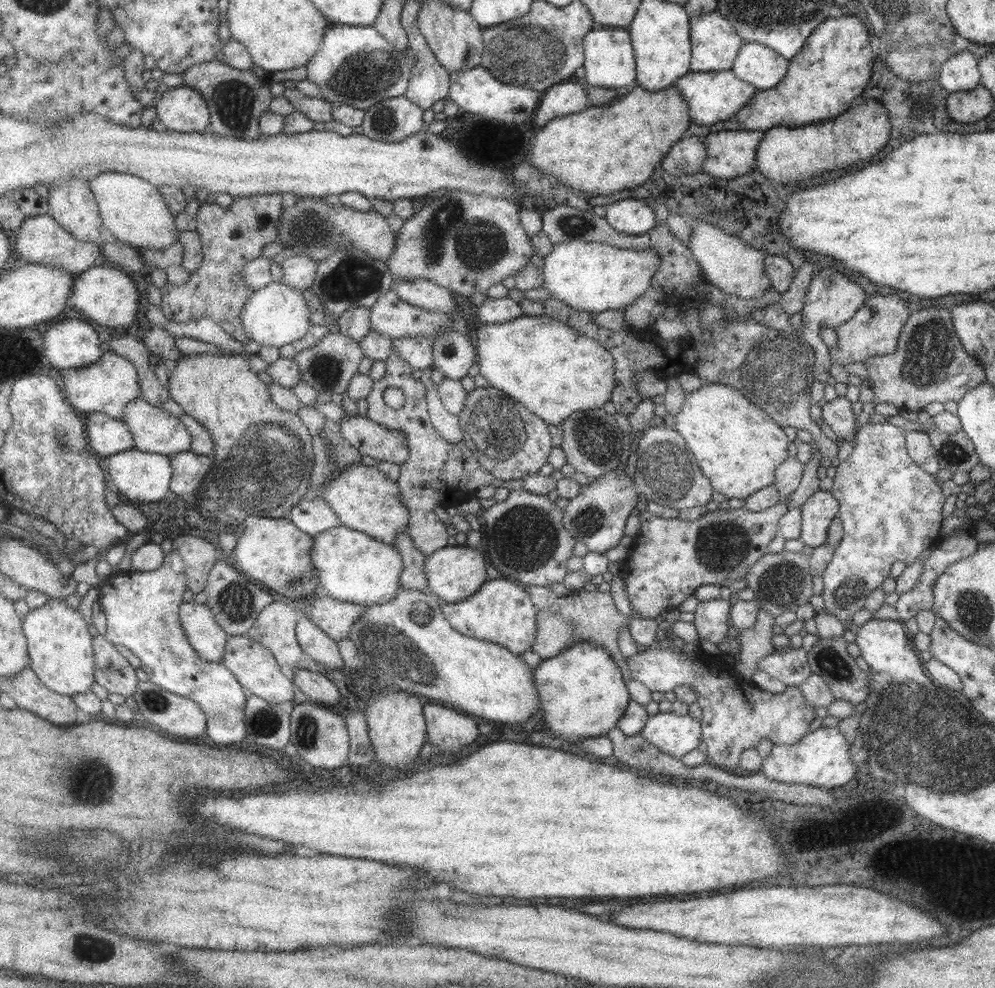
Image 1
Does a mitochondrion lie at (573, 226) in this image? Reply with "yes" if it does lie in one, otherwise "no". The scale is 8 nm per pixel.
yes

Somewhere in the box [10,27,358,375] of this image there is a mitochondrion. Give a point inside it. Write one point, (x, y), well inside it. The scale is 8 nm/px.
(234, 100)

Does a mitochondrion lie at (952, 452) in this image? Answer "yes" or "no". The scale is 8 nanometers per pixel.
yes

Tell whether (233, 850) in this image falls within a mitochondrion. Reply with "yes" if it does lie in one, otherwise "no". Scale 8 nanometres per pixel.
no

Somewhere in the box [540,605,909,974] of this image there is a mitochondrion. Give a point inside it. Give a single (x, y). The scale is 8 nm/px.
(831, 663)

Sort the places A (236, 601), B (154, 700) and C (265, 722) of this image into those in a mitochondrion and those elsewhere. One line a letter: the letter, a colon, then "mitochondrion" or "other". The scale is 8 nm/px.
A: mitochondrion
B: mitochondrion
C: mitochondrion

